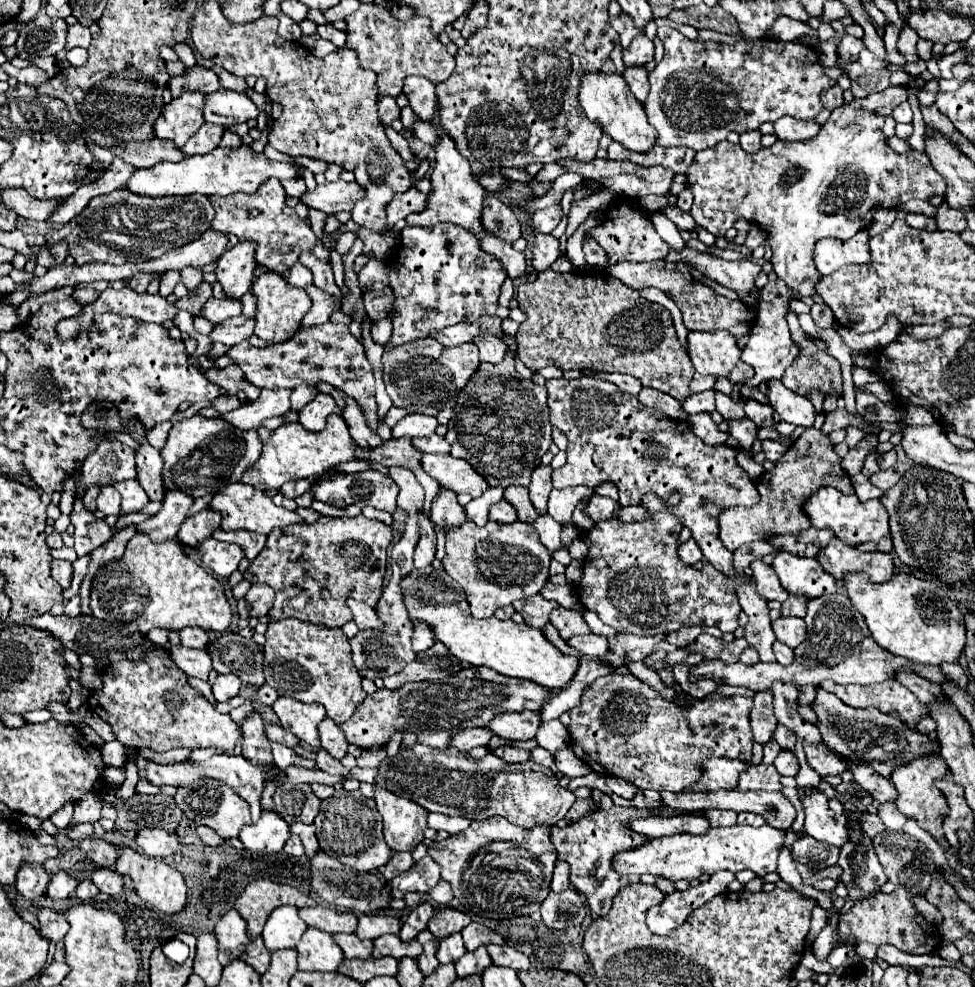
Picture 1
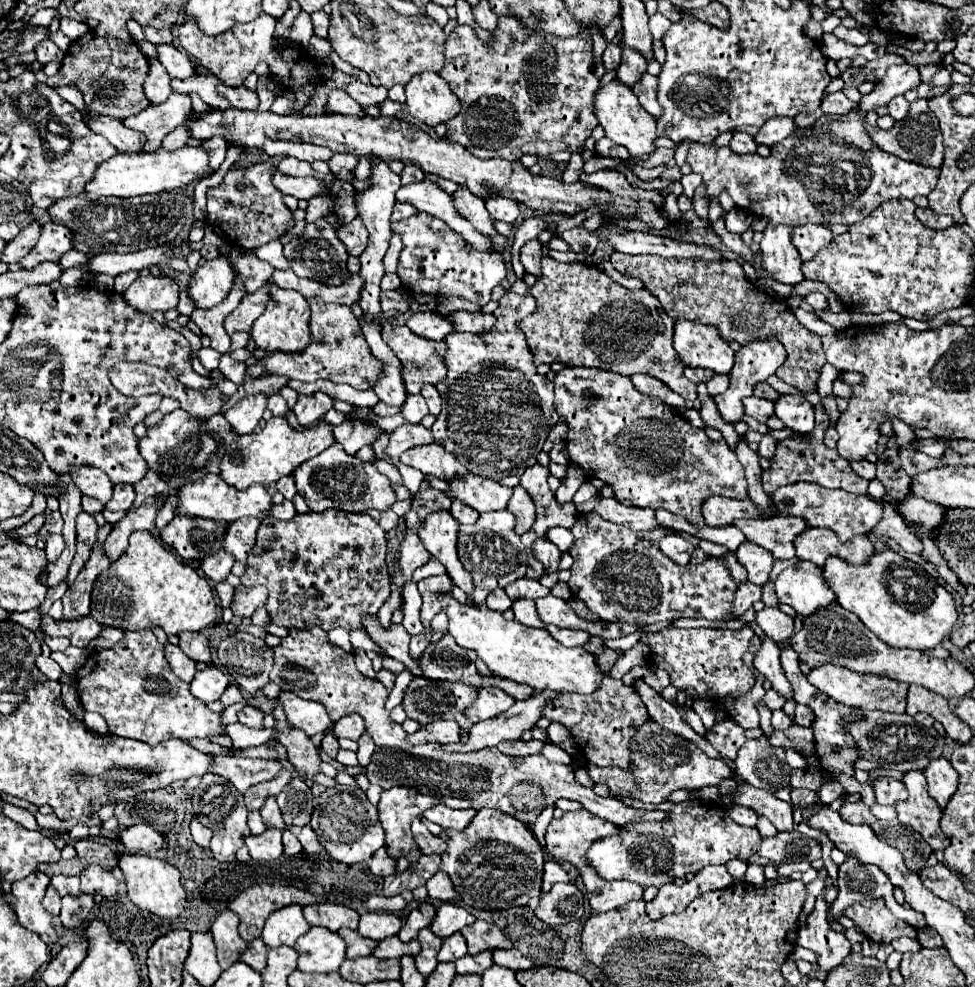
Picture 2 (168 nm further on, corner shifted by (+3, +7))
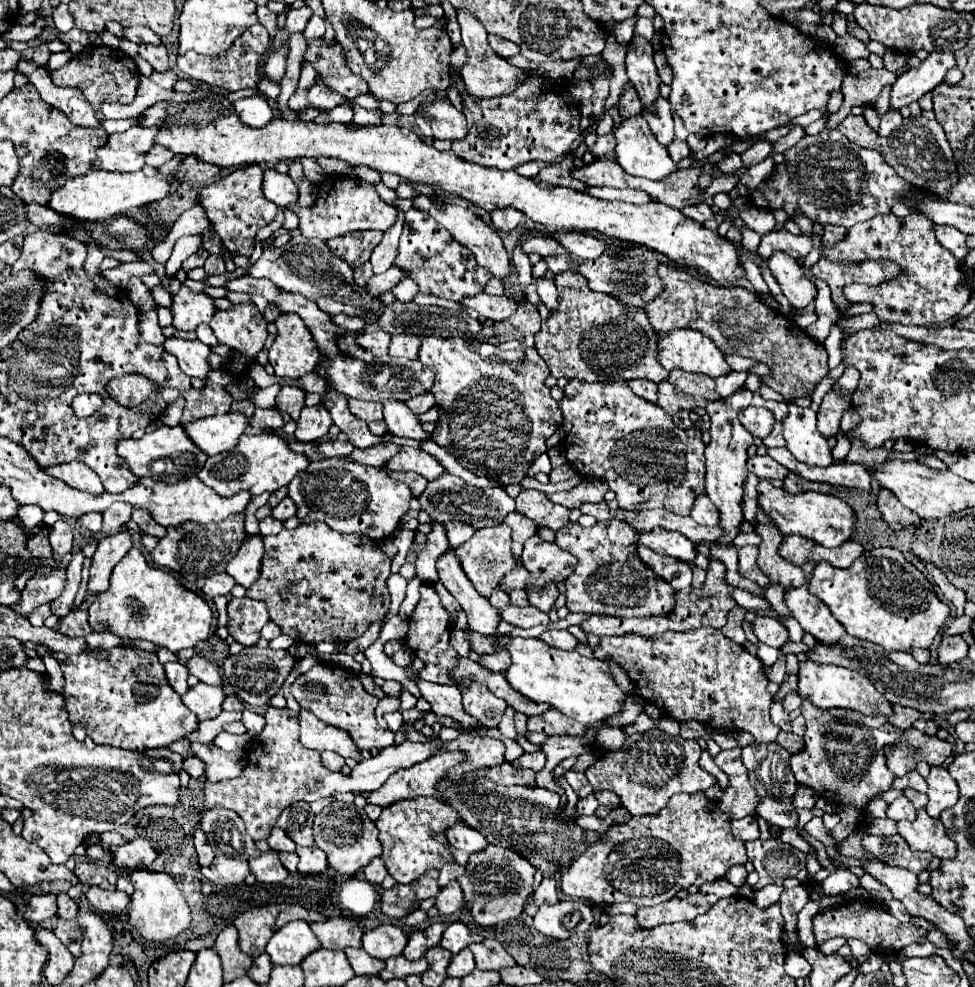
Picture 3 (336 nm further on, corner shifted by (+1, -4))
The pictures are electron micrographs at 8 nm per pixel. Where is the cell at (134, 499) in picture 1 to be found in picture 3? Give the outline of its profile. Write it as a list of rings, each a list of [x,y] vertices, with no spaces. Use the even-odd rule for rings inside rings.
[[[114,503],[114,505],[110,505],[110,509],[104,511],[102,533],[104,535],[118,533],[130,521],[130,511],[132,511],[132,505],[126,505],[126,503]]]

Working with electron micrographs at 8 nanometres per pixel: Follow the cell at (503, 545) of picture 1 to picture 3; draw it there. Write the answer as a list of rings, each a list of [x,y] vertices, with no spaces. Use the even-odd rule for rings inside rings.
[[[502,523],[502,525],[494,525],[494,527],[476,529],[476,533],[472,535],[470,541],[466,541],[464,545],[454,549],[464,573],[468,575],[468,579],[472,581],[476,591],[482,593],[484,597],[490,597],[490,593],[500,585],[500,579],[504,577],[504,573],[508,573],[516,565],[514,555],[510,551],[510,543],[512,543],[510,527]]]

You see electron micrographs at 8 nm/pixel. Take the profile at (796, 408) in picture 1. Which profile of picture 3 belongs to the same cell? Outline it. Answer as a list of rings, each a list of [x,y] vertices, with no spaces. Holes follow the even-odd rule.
[[[788,405],[790,415],[784,419],[786,449],[808,467],[832,465],[832,451],[826,437],[816,429],[816,413],[810,407]]]

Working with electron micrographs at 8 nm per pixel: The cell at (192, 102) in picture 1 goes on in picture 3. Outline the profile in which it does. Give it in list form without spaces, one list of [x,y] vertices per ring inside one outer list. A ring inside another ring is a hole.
[[[130,127],[124,133],[108,135],[108,143],[98,149],[92,169],[138,171],[144,167],[146,151],[154,145],[156,127]]]

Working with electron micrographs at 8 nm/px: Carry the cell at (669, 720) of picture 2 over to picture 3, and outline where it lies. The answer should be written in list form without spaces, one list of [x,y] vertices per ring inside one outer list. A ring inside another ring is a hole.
[[[762,797],[760,805],[756,807],[756,815],[764,817],[772,825],[780,829],[796,829],[798,827],[798,813],[792,803],[780,803],[770,797]]]

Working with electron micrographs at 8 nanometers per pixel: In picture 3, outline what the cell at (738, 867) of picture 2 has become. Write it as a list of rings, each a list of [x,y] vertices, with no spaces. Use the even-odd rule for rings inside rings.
[[[734,865],[732,869],[726,871],[726,881],[730,881],[736,887],[740,887],[746,881],[746,875],[748,875],[748,871],[744,869],[744,865]]]

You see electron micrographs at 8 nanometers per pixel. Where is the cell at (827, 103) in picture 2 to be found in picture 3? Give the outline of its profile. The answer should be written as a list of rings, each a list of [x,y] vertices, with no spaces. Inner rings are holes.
[[[848,115],[838,125],[838,131],[846,139],[850,139],[852,143],[878,151],[884,157],[884,161],[888,165],[892,165],[904,181],[908,181],[910,185],[914,185],[922,191],[936,193],[936,195],[946,195],[950,191],[950,185],[958,183],[958,169],[956,169],[954,155],[950,153],[950,145],[948,145],[948,139],[944,135],[944,129],[942,129],[942,125],[938,125],[936,119],[926,119],[926,117],[908,117],[908,119],[904,119],[902,141],[900,141],[898,131],[896,131],[896,135],[880,137],[872,127],[868,127],[868,123],[864,121],[862,115]]]

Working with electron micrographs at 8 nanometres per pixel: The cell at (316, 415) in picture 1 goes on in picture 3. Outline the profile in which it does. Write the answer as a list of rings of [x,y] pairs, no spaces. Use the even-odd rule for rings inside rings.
[[[316,405],[316,407],[304,407],[296,425],[298,427],[296,427],[294,437],[298,441],[310,443],[310,441],[320,441],[328,435],[332,419],[324,405]]]

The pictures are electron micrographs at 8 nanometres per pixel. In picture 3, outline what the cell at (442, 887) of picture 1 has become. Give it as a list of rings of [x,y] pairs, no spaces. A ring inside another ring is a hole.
[[[452,881],[444,891],[438,893],[436,897],[436,909],[442,915],[452,915],[454,911],[462,909],[466,905],[464,895],[462,895],[462,887],[458,885],[458,881]]]

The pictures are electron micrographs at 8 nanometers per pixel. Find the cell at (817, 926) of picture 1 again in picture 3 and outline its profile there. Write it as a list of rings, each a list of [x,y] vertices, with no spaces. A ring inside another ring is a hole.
[[[834,871],[826,881],[822,881],[826,895],[840,895],[854,887],[860,887],[860,881],[852,871]]]

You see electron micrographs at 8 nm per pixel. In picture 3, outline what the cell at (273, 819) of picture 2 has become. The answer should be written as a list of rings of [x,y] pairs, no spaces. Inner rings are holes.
[[[276,827],[276,829],[270,833],[268,843],[270,843],[270,847],[272,847],[274,851],[288,851],[288,853],[296,851],[296,845],[290,841],[290,837],[288,837],[286,833],[282,833],[280,827]]]

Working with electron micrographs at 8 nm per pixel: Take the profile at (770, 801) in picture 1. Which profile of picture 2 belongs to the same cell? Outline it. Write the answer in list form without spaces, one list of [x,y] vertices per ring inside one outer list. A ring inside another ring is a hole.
[[[738,784],[738,788],[726,796],[732,800],[732,804],[748,806],[758,816],[766,816],[780,832],[788,832],[794,826],[790,804],[778,800],[774,792],[756,790],[754,786],[748,786],[748,784]]]

